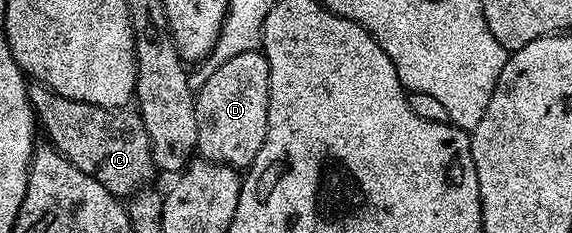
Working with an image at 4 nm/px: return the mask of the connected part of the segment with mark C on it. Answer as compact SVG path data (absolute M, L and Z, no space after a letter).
M31 81L26 91L37 125L41 129L43 126L50 137L47 138L49 145L80 168L80 172L104 184L104 188L115 196L136 194L153 183L150 181L156 175L156 167L141 114L130 108L109 110L80 100L68 100L41 82Z

